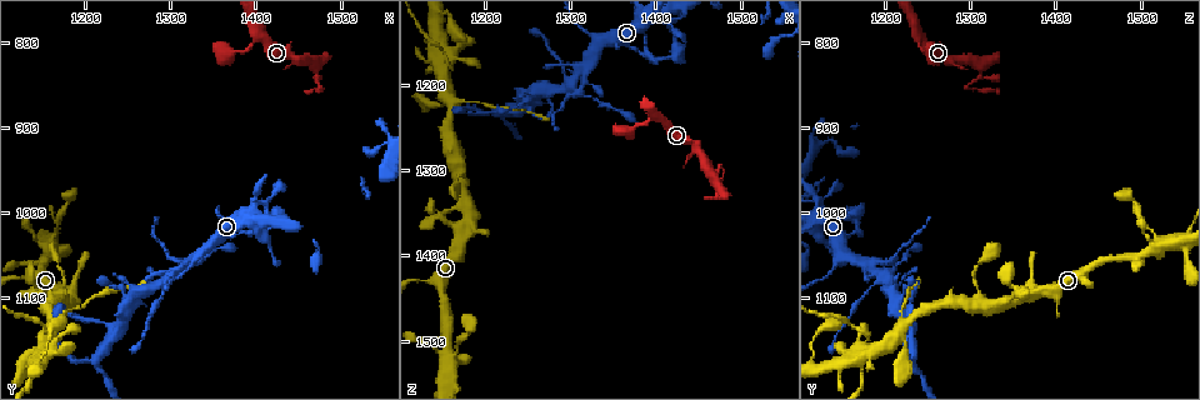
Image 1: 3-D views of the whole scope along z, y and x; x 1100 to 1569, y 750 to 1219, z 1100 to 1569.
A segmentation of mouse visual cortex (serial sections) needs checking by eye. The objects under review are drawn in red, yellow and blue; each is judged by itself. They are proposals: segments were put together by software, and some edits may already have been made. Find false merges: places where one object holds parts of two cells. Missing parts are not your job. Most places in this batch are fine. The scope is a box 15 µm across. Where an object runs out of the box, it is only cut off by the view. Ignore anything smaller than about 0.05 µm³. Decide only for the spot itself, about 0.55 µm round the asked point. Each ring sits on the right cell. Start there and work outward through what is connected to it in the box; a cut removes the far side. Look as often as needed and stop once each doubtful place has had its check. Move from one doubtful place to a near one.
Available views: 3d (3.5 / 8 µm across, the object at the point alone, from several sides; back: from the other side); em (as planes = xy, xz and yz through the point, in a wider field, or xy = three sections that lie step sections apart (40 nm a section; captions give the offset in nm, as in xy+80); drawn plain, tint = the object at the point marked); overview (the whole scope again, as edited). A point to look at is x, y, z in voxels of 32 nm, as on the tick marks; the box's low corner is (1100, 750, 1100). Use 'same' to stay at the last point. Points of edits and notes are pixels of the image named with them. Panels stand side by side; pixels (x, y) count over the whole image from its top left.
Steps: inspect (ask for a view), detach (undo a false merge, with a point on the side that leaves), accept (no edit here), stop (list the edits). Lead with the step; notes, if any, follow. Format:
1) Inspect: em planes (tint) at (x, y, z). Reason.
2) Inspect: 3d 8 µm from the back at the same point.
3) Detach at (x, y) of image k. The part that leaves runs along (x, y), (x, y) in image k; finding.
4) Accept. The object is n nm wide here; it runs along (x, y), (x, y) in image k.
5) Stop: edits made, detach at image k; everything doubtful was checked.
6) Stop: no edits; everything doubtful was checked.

Inspect: 3d 3.5 µm from the back at (1190, 1110, 1215). Calibre changes.

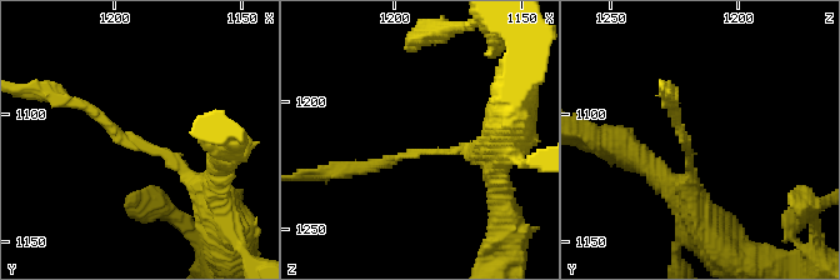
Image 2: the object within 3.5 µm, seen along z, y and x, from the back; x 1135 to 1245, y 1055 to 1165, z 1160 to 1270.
Inspect: em xy step 1 (tint) at (1190, 1114, 1220). The arms are 150, 300 nm wide.

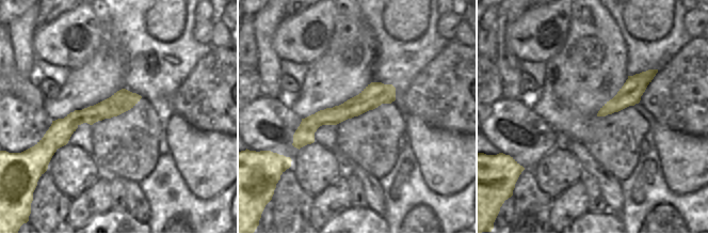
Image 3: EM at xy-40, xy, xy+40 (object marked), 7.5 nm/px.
Detach at (125, 138) of image 2. The part that leaves runs along (160, 153), (53, 95) in image 2; two cells meet here.

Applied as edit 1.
Inspect: 3d 3.5 µm at (1315, 1065, 1175). Three arms meet.

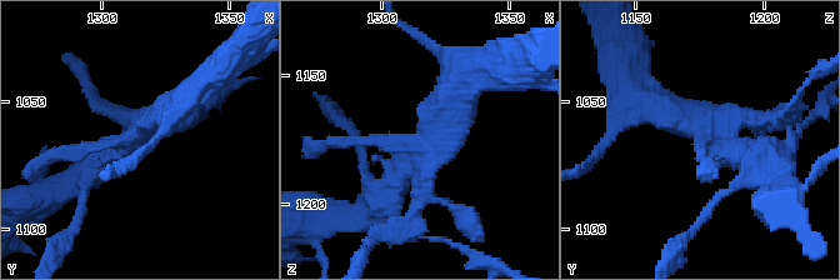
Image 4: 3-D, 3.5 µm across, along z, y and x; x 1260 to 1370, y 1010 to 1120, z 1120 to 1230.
Inspect: em xy step 1 (tint) at (1318, 1061, 1178).

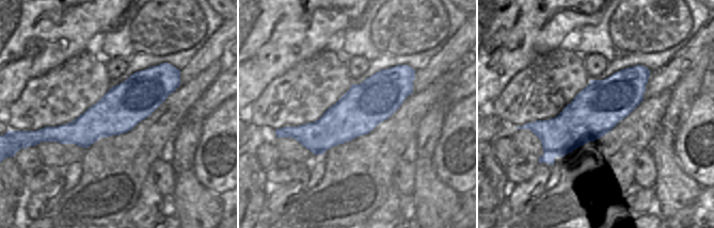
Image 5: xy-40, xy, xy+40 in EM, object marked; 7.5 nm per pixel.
Accept. The object is 360 nm wide here; it runs along (177, 74), (83, 131), (50, 129) in image 5; continuous, no second cell.

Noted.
Inspect: 3d 3.5 µm at (1300, 1070, 1200). Thick turns thin.

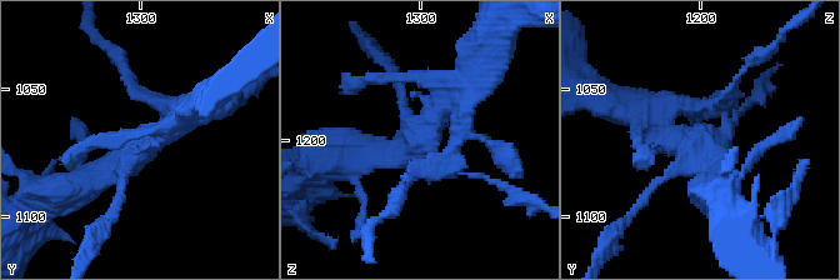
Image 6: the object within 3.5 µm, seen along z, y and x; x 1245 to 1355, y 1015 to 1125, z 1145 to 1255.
Inspect: em xy step 3 (tint) at (1299, 1071, 1196).

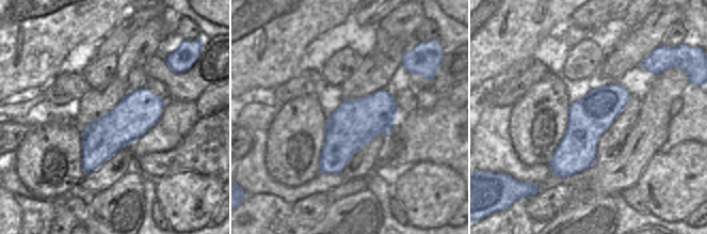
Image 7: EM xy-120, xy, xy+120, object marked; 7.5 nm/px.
Accept. The arms are 100, 150, 300, 300 nm wide; it runs along (470, 78), (409, 158), (366, 150) in image 6; all the same cell.

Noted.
Inspect: 3d 3.5 µm at (1160, 1145, 1185). Abrupt turn.

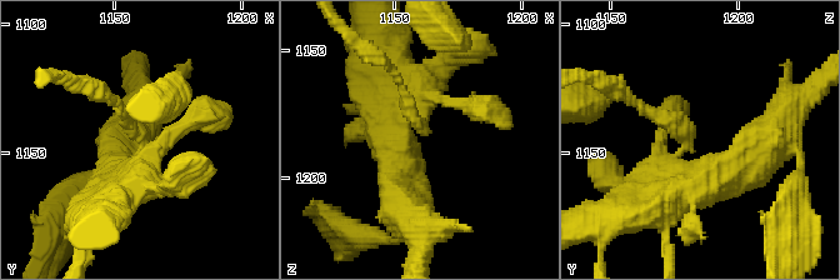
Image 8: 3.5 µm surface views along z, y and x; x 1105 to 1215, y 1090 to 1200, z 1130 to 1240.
Inspect: em xy step 1 (tint) at (1163, 1144, 1181).

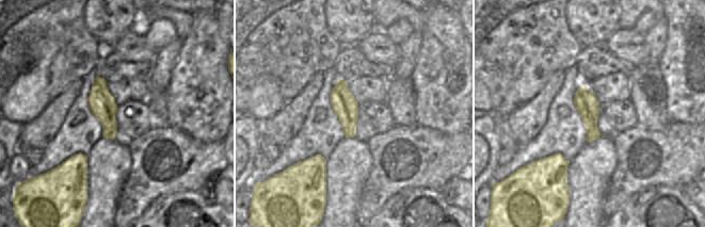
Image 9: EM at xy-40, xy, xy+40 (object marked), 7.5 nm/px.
Detach at (651, 115) of image 8. A second cell is stuck on.

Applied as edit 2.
Inspect: 3d 3.5 µm from the back at (1290, 1100, 1175). A narrow waist.

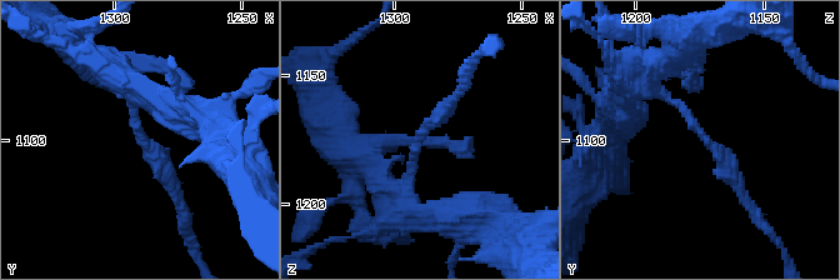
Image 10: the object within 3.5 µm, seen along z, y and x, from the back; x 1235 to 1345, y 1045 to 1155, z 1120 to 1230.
Inspect: em xy step 3 (tint) at (1289, 1098, 1174). The arms are 200, 200 nm wide.

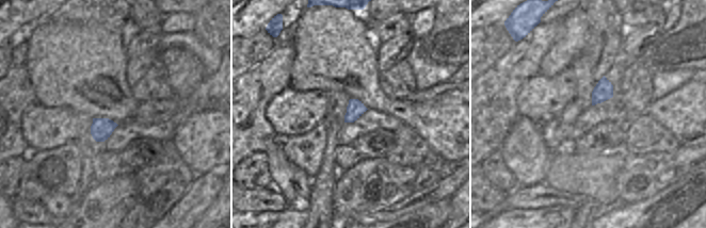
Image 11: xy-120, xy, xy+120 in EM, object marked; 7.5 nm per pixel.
Inspect: em xy step 1 (tint) at the same point.

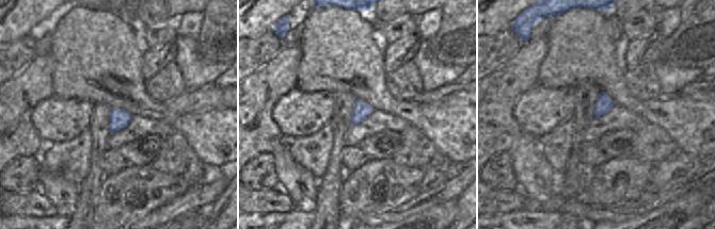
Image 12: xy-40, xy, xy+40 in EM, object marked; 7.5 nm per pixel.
Accept. It runs along (644, 68), (653, 86), (718, 151), (743, 198) in image 10; continuous, no second cell.

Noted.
Inspect: 3d 3.5 µm at (1470, 830, 1315). Abrupt turn.

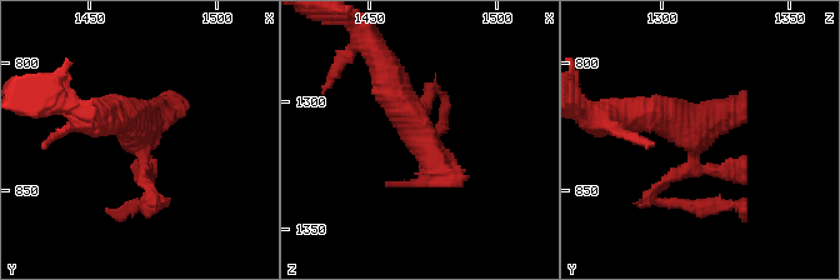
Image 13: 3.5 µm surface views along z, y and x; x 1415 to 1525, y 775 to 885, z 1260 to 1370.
Inspect: em xy step 3 (tint) at (1469, 828, 1313).

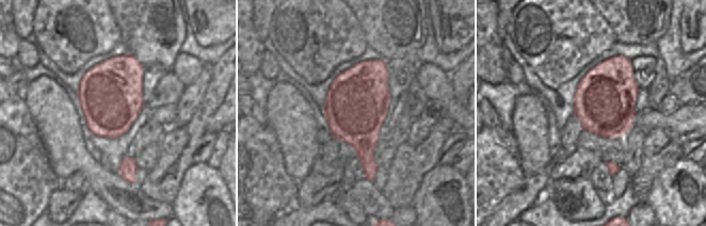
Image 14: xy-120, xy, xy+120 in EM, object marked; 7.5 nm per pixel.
Inspect: em xy step 1 (tint) at the same point. Another direction.

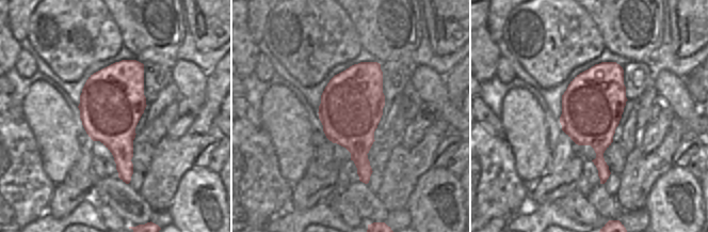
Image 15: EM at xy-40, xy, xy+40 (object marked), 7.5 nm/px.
Detach at (144, 200) of image 13. The part that leaves runs along (143, 163), (146, 186), (165, 201), (150, 205) in image 13; a second cell is stuck on.

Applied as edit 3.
Stop: edits made, detach at image 2, detach at image 8, detach at image 13; everything doubtful was checked.

